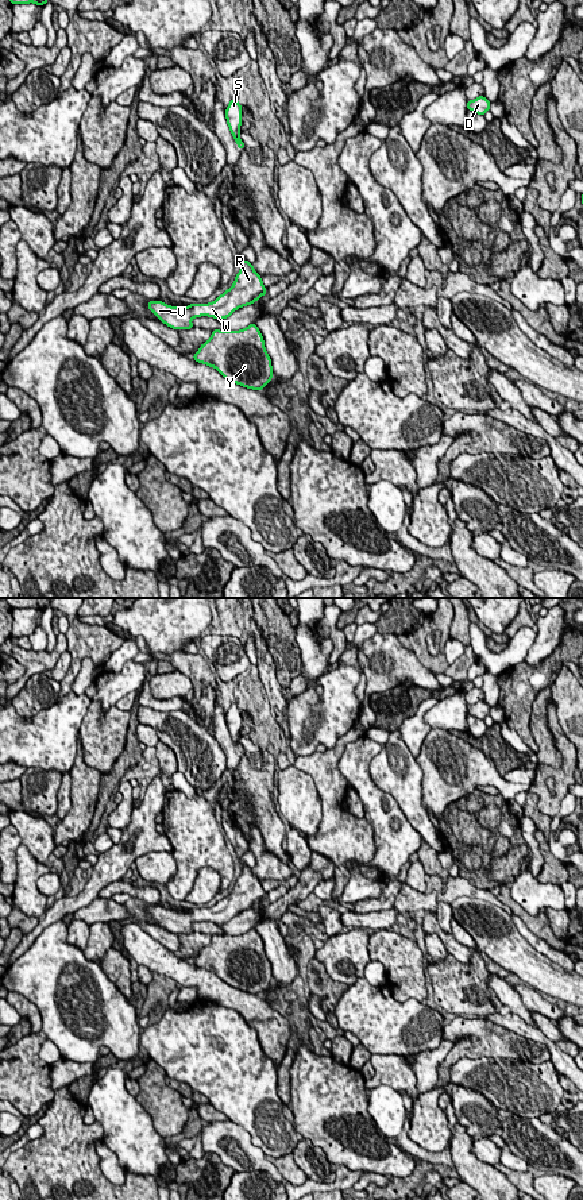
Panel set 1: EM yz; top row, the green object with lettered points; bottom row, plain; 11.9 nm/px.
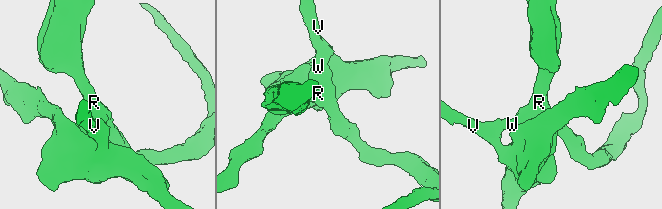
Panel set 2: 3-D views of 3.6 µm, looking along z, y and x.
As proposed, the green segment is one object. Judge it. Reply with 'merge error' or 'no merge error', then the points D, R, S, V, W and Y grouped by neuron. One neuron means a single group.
no merge error | D R S V W Y

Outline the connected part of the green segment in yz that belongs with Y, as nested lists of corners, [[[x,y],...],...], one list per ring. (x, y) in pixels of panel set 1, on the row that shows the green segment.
[[[256,324],[240,331],[213,329],[193,359],[215,367],[228,381],[254,390],[262,390],[274,377]]]

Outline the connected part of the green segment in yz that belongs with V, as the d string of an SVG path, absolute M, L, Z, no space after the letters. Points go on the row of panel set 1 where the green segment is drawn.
M247 259L242 262L242 269L235 277L233 285L209 304L190 304L185 308L170 306L162 301L150 301L148 309L166 325L174 329L192 329L192 319L209 316L215 319L227 319L236 309L254 304L262 296L266 296L260 275L254 270Z

